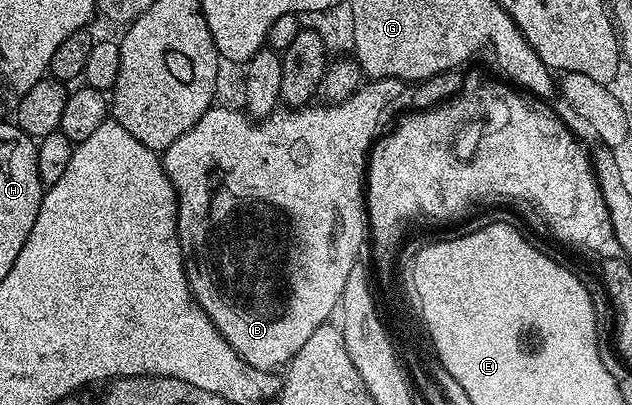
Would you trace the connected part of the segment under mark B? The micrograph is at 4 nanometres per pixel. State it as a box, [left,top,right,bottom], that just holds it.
[161,78,405,372]

